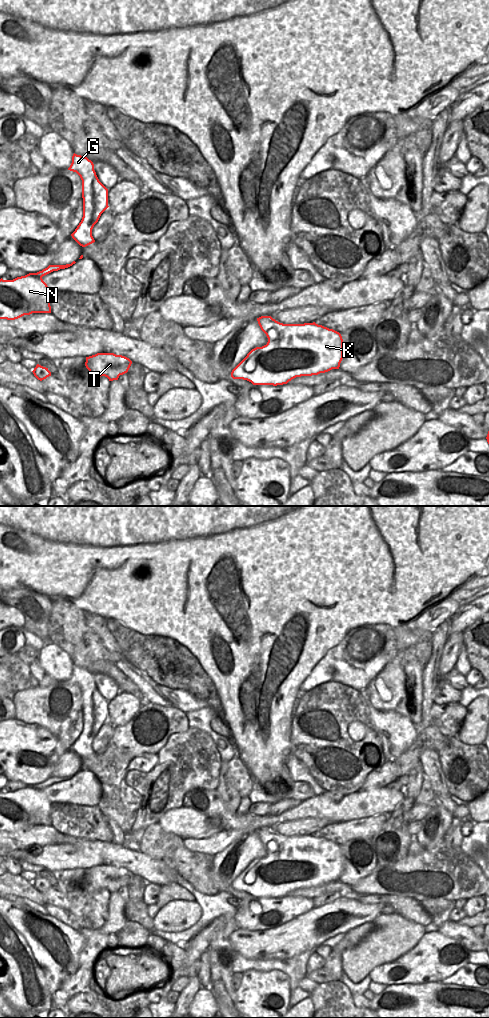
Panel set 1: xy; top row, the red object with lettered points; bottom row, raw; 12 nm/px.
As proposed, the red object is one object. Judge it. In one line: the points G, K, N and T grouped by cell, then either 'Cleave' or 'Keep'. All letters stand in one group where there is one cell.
Groups: G N / K T. Cleave

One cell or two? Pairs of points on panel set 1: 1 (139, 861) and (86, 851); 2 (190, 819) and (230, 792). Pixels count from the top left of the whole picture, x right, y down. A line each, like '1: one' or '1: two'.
1: two
2: two

